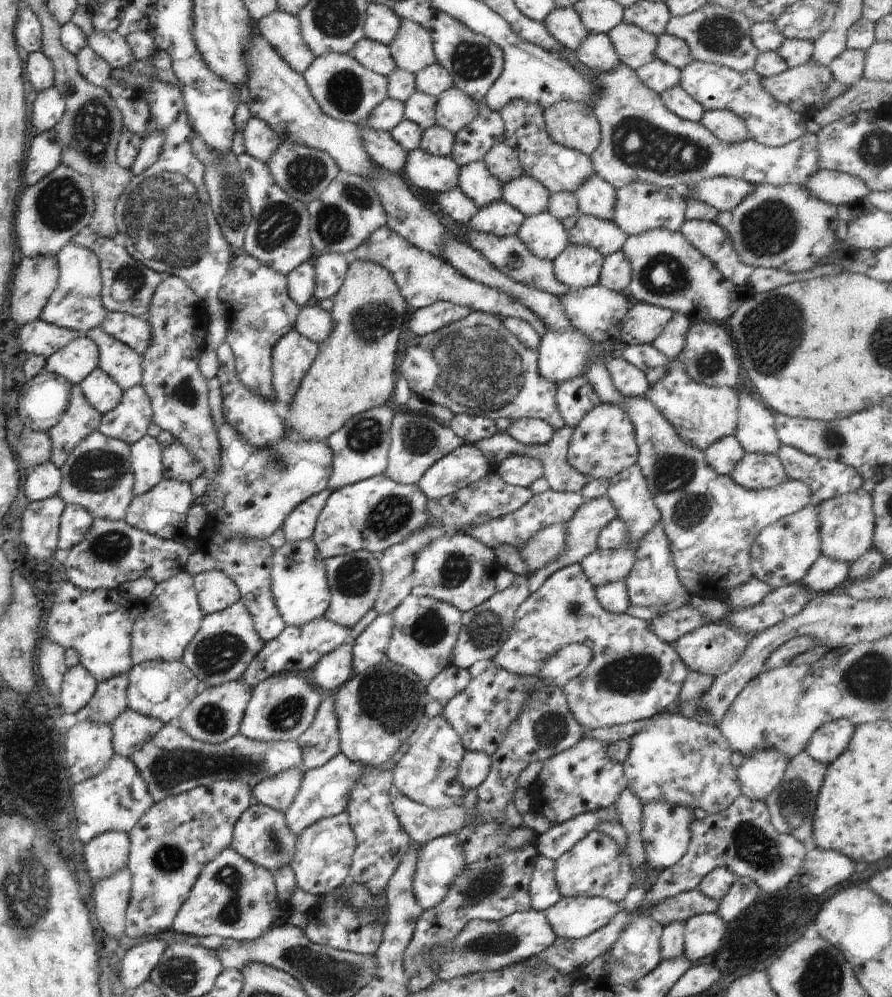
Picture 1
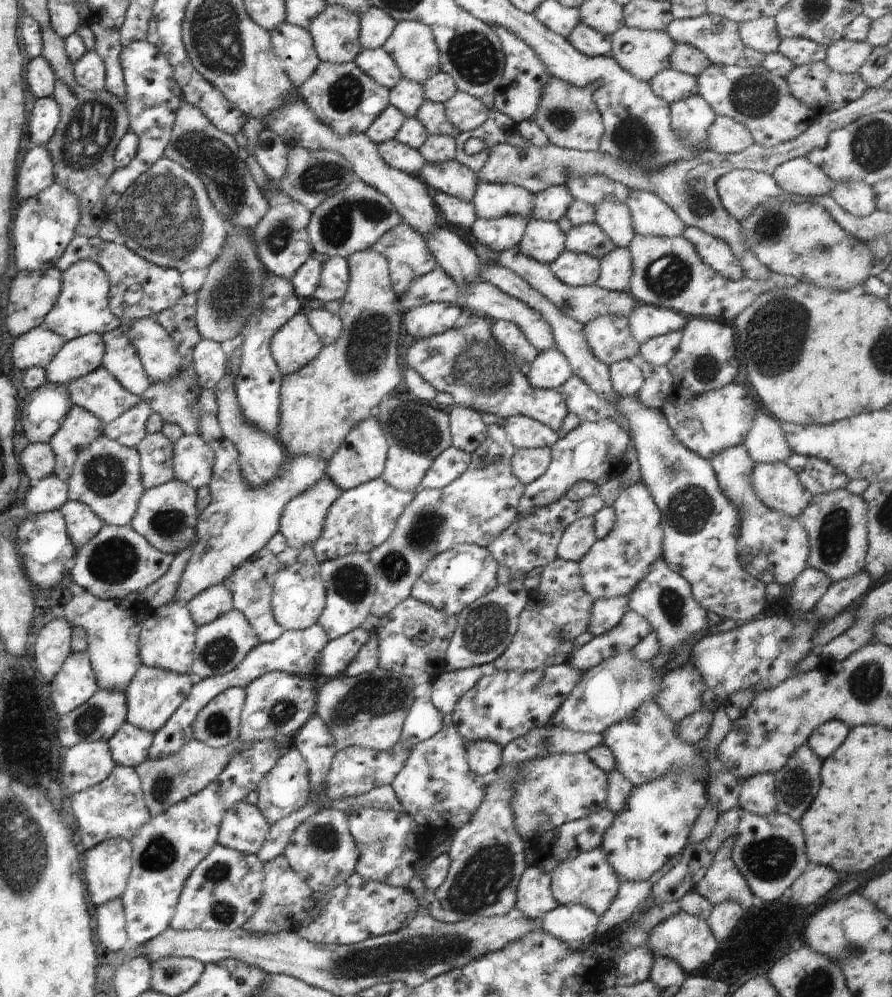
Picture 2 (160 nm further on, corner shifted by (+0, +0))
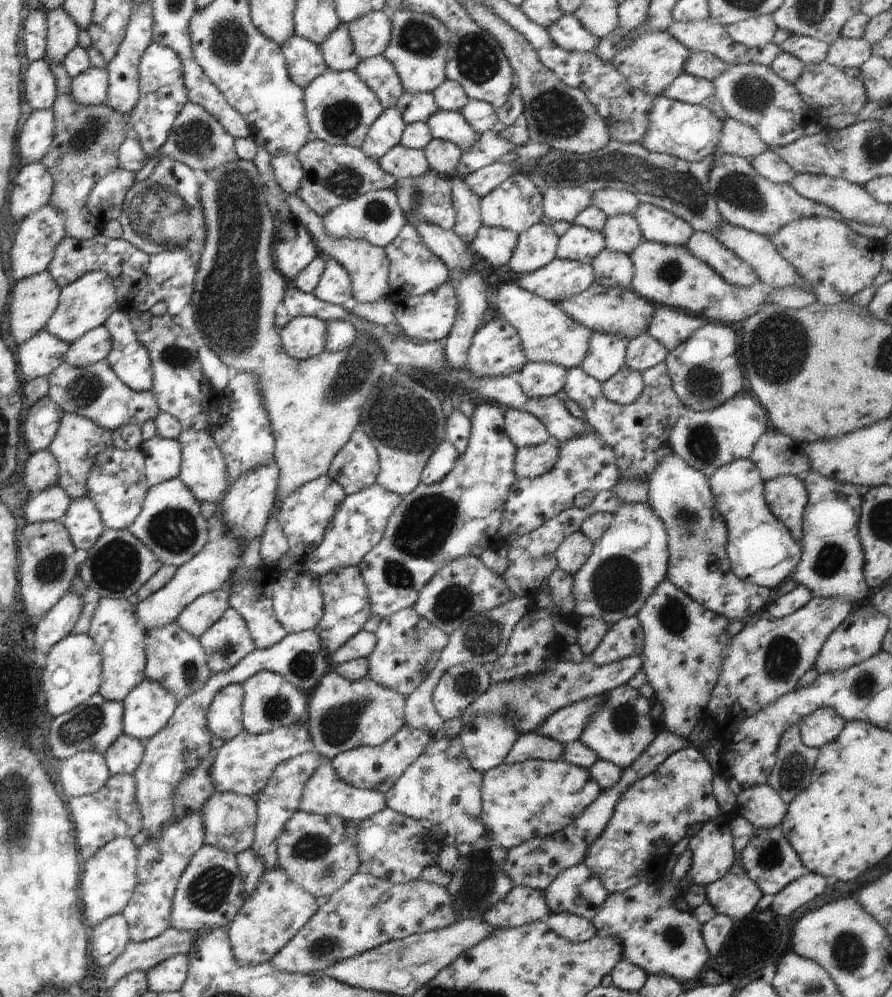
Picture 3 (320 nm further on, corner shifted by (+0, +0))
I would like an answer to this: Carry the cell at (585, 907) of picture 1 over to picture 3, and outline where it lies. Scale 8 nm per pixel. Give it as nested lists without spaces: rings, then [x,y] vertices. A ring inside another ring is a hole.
[[[550,912],[544,920],[550,930],[571,943],[589,941],[596,936],[596,927],[592,921],[578,915]]]

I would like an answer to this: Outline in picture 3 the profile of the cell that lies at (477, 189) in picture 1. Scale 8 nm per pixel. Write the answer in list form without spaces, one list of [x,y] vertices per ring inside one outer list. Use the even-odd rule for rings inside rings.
[[[514,173],[500,186],[497,186],[490,194],[480,201],[481,222],[493,229],[506,229],[518,236],[524,234],[531,226],[545,221],[542,206],[542,191],[522,173]]]

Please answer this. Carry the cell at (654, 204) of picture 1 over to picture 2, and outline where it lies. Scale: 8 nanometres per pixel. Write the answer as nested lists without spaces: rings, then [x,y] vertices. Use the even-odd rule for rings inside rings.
[[[630,191],[625,203],[630,209],[636,234],[644,237],[682,237],[686,225],[662,199],[649,191]]]

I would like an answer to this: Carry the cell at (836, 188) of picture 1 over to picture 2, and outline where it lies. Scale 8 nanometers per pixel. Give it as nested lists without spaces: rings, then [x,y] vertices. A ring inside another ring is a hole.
[[[806,157],[793,158],[775,166],[771,175],[782,190],[801,197],[829,196],[830,189],[838,184]]]

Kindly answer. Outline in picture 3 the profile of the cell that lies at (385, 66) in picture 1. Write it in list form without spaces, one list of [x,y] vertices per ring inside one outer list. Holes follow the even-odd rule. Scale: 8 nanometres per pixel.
[[[382,55],[361,60],[353,71],[359,74],[384,109],[394,108],[405,91],[396,69]]]

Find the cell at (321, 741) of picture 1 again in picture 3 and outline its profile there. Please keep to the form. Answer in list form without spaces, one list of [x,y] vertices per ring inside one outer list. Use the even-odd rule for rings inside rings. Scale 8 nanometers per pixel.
[[[321,756],[321,765],[305,782],[298,810],[329,817],[336,815],[349,821],[361,822],[380,812],[386,806],[384,795],[381,792],[359,789],[345,783],[332,768],[331,760]]]

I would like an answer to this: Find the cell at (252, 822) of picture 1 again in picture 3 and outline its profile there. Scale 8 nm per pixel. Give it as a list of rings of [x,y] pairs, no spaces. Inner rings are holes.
[[[235,792],[213,793],[203,804],[201,817],[205,826],[204,845],[218,847],[237,855],[247,851],[253,843],[258,813],[257,802],[252,797]]]

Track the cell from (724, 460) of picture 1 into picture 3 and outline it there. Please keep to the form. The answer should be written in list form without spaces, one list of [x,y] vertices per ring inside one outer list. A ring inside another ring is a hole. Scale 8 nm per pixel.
[[[750,459],[733,460],[709,478],[716,510],[726,523],[728,538],[725,549],[731,571],[740,580],[775,591],[786,579],[792,578],[803,548],[768,508],[764,483]]]

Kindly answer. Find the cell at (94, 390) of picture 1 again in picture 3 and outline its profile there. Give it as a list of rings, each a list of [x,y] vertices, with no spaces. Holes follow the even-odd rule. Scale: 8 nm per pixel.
[[[106,359],[83,367],[75,367],[64,361],[47,379],[47,396],[62,414],[72,413],[89,418],[110,432],[126,425],[142,427],[144,422],[154,420],[160,411],[152,391],[129,389],[110,368]]]

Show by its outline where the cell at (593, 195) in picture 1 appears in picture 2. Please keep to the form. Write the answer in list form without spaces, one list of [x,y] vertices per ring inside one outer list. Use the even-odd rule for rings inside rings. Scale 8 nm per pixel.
[[[609,200],[595,207],[595,223],[618,247],[627,247],[636,235],[628,205],[624,202]]]

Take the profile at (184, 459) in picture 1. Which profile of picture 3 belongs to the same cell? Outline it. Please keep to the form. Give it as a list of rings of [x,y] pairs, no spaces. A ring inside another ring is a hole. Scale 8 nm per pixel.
[[[182,431],[177,439],[181,444],[182,453],[180,480],[192,491],[200,503],[215,505],[229,489],[227,466],[221,450],[210,434],[204,431]]]

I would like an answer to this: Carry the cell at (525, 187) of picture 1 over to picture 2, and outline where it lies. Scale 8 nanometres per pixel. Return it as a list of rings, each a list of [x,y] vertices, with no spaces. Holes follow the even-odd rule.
[[[566,186],[548,187],[535,193],[533,218],[557,223],[566,214],[568,207],[574,200]]]

